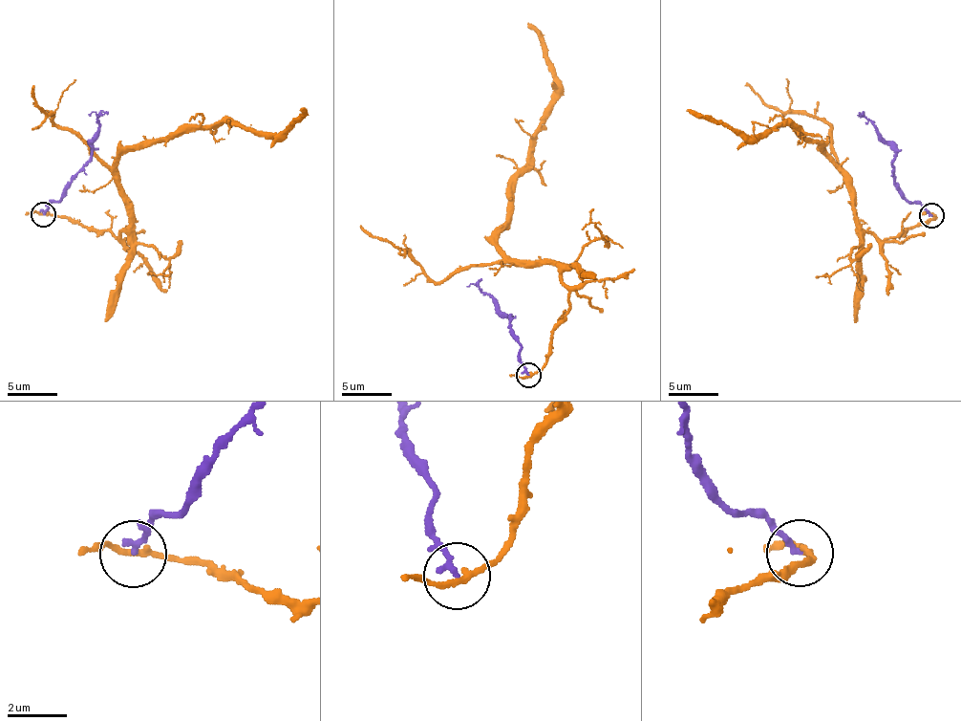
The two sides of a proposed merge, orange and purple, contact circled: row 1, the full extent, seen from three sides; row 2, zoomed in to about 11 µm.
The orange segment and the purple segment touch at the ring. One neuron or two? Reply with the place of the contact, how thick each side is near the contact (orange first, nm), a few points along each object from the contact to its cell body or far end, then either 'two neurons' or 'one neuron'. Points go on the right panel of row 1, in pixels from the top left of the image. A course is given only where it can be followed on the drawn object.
place (931, 215); calibres 180 and 200 nm; course orange (932, 216), (879, 240), (861, 228), (850, 178), (818, 142), (800, 140), (789, 123), (740, 137), (686, 110); course purple (930, 216), (918, 204), (910, 204), (896, 182), (892, 163), (895, 147), (876, 125), (856, 116); two neurons

